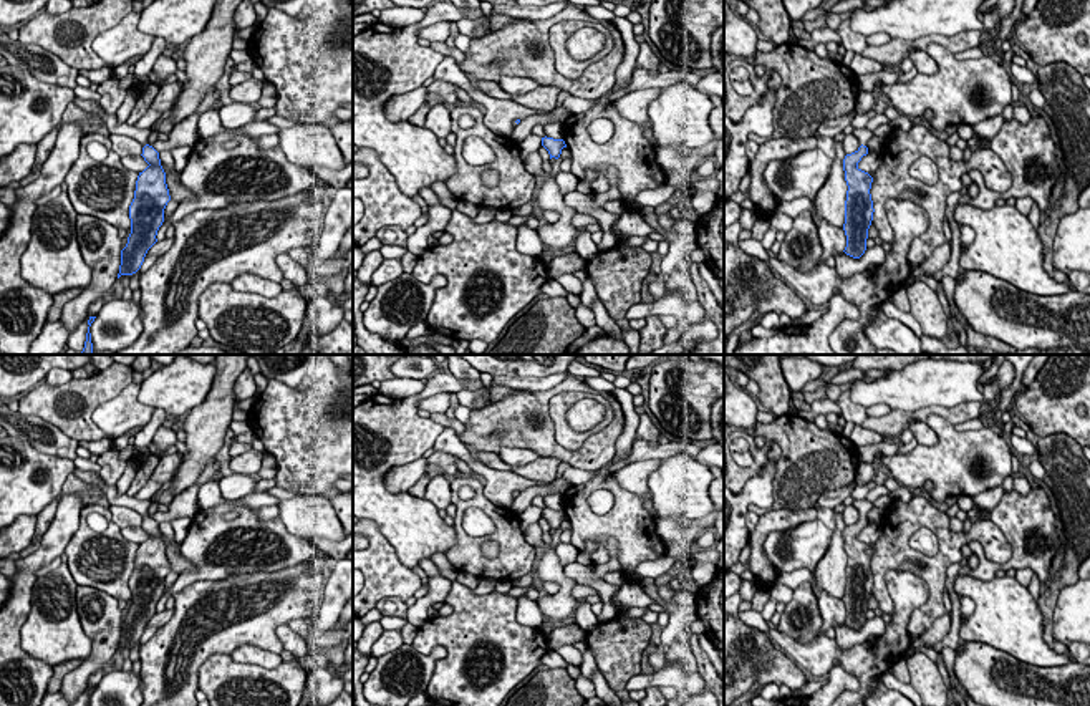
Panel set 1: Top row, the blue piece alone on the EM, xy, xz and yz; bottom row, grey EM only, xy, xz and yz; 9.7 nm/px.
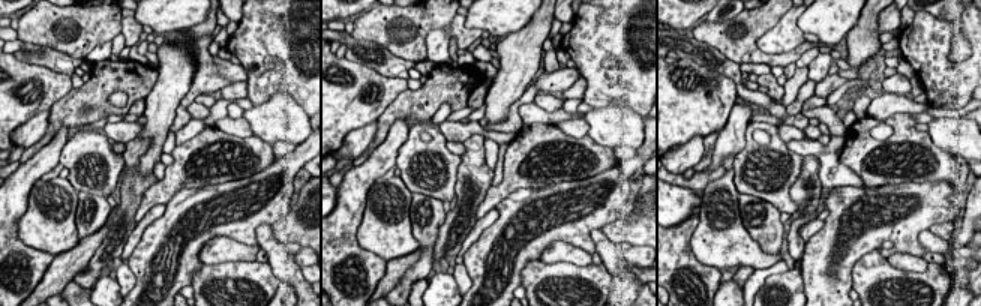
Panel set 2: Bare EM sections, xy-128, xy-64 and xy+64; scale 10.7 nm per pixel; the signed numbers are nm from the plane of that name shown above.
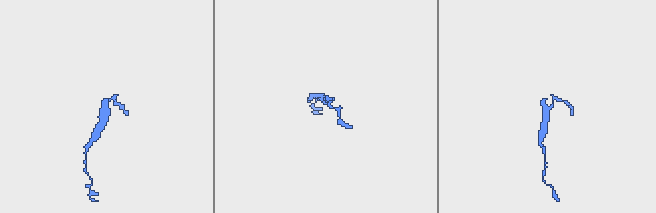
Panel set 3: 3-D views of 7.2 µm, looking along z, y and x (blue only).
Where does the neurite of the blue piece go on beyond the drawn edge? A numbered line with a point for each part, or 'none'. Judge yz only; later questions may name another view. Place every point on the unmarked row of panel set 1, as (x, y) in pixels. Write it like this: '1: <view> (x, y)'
1: yz (863, 506)

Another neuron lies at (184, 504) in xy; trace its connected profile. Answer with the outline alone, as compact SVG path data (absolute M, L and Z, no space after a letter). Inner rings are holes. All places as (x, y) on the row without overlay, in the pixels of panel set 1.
M192 484L191 487L187 487L186 491L182 491L181 494L177 494L172 500L172 504L169 505L167 512L161 512L157 510L154 515L151 515L157 524L161 522L171 522L174 519L182 519L182 517L191 517L194 519L199 512L199 499L197 499L197 492L199 492L200 484Z

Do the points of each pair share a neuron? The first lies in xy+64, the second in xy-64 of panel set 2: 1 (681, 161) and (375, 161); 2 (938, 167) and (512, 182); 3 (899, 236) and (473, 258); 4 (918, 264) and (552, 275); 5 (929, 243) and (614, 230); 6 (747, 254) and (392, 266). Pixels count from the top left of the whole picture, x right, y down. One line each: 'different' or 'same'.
1: different
2: same
3: same
4: different
5: different
6: different

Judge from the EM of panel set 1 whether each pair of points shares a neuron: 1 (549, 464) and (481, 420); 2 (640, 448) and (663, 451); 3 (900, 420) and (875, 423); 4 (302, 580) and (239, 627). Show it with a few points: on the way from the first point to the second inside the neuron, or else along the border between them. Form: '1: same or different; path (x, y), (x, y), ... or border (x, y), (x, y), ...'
1: different; border (540, 456), (555, 456), (562, 461)
2: same; path (645, 451), (658, 451)
3: same; path (893, 423), (882, 423)
4: same; path (287, 595), (275, 607), (254, 618)

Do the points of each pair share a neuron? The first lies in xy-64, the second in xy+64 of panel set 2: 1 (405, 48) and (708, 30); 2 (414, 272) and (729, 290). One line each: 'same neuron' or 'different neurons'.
1: same neuron
2: different neurons

